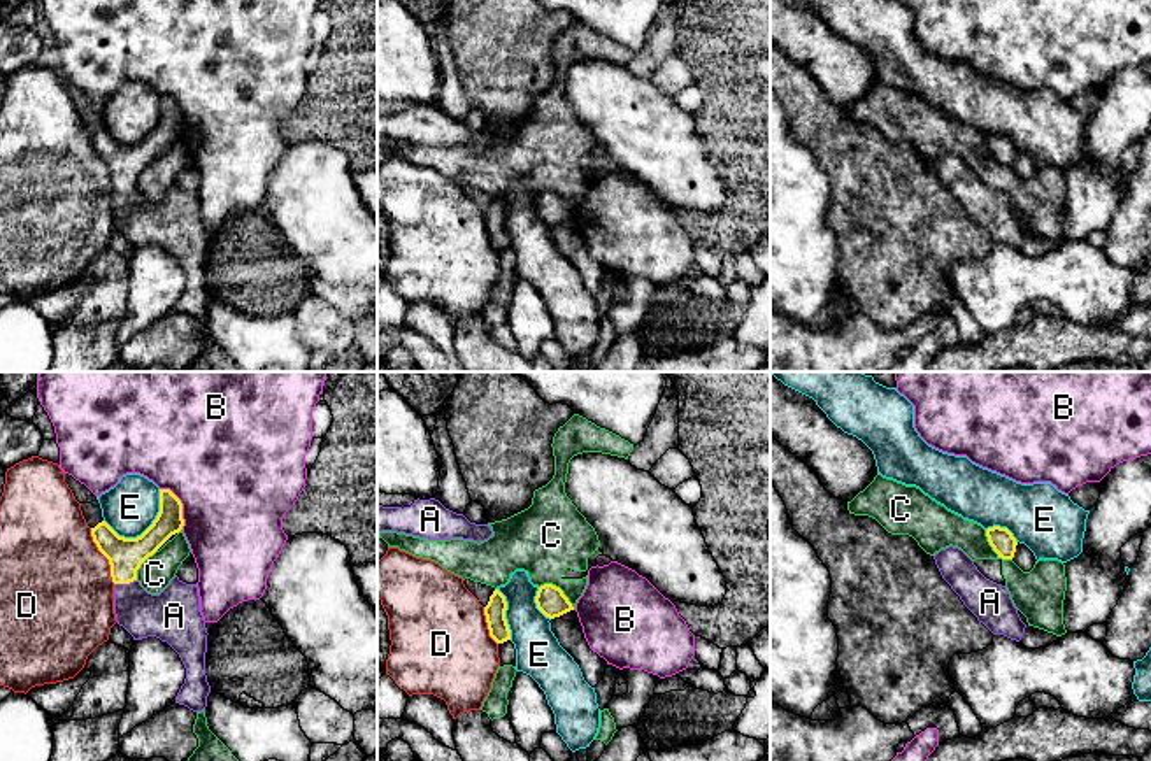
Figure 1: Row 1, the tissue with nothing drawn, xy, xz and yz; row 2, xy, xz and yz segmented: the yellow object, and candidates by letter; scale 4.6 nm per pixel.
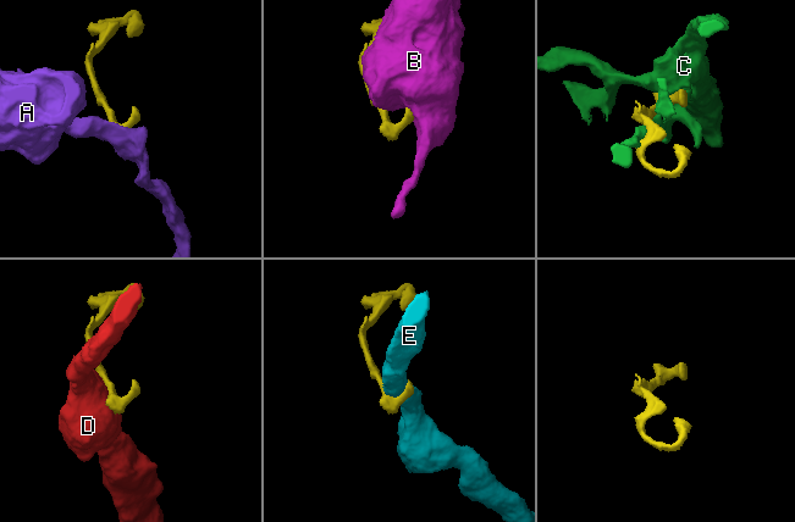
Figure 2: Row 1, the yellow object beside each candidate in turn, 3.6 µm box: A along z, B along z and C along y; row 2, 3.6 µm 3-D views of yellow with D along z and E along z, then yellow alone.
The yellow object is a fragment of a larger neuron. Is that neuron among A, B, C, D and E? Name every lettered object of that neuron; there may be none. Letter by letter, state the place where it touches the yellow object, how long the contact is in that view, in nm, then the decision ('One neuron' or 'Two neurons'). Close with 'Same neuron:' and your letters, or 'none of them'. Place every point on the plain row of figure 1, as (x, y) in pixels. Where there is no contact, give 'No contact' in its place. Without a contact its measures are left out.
A: Touches yellow at xy (125, 190). Shared border 110 nm. One neuron
B: Touches yellow at xy (181, 113). Shared border 220 nm. Two neurons
C: Touches yellow at xz (560, 197). Shared border 200 nm. Two neurons
D: Touches yellow at xy (104, 162). Shared border 280 nm. Two neurons
E: Touches yellow at xy (146, 137). Shared border 300 nm. Two neurons
Same neuron: A

